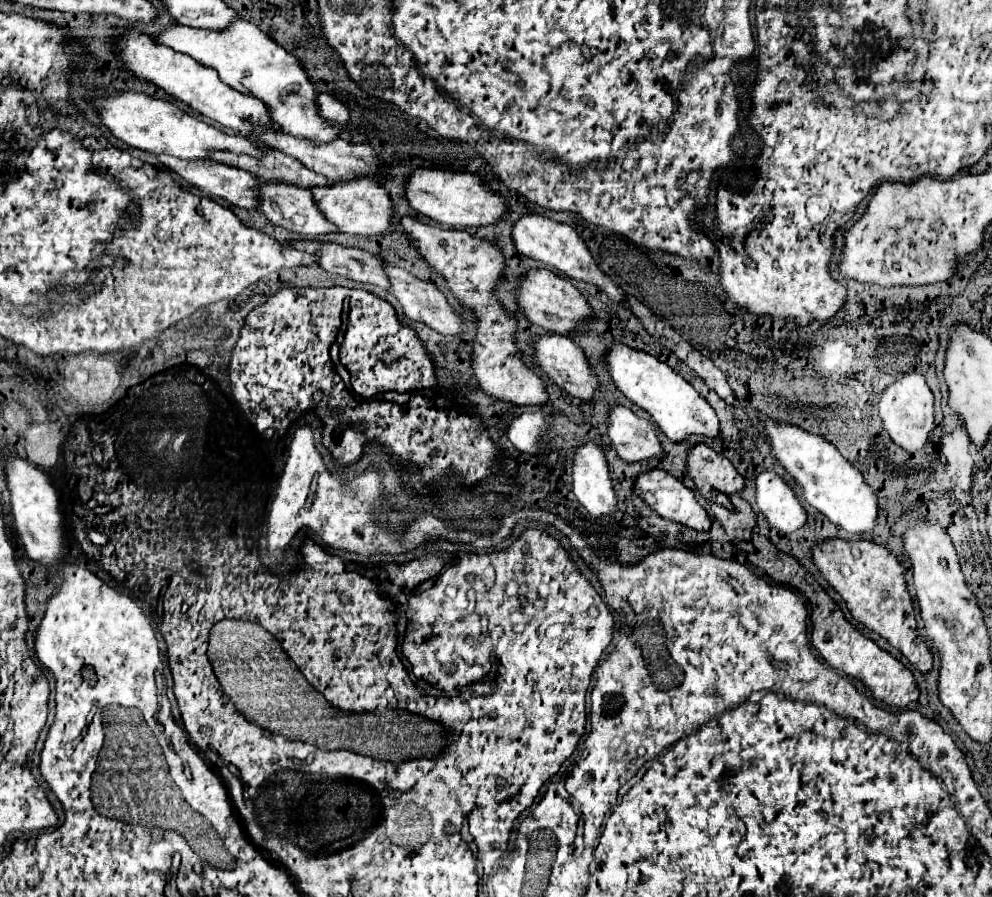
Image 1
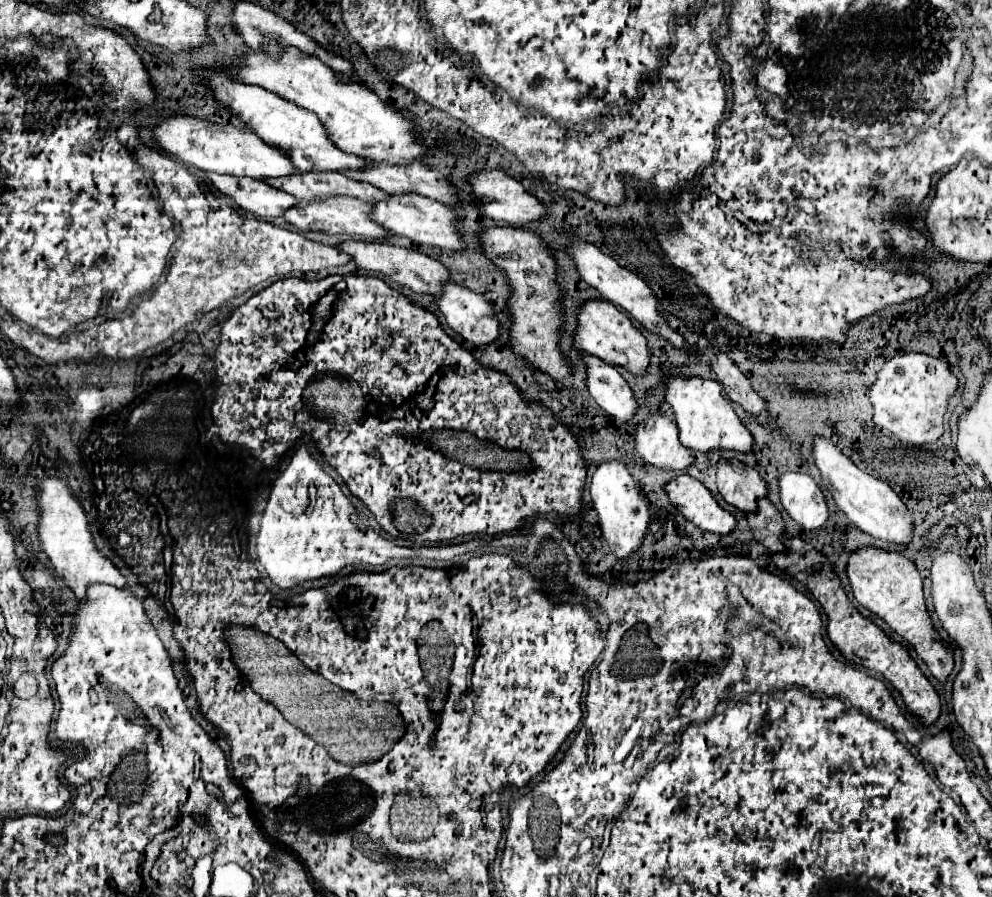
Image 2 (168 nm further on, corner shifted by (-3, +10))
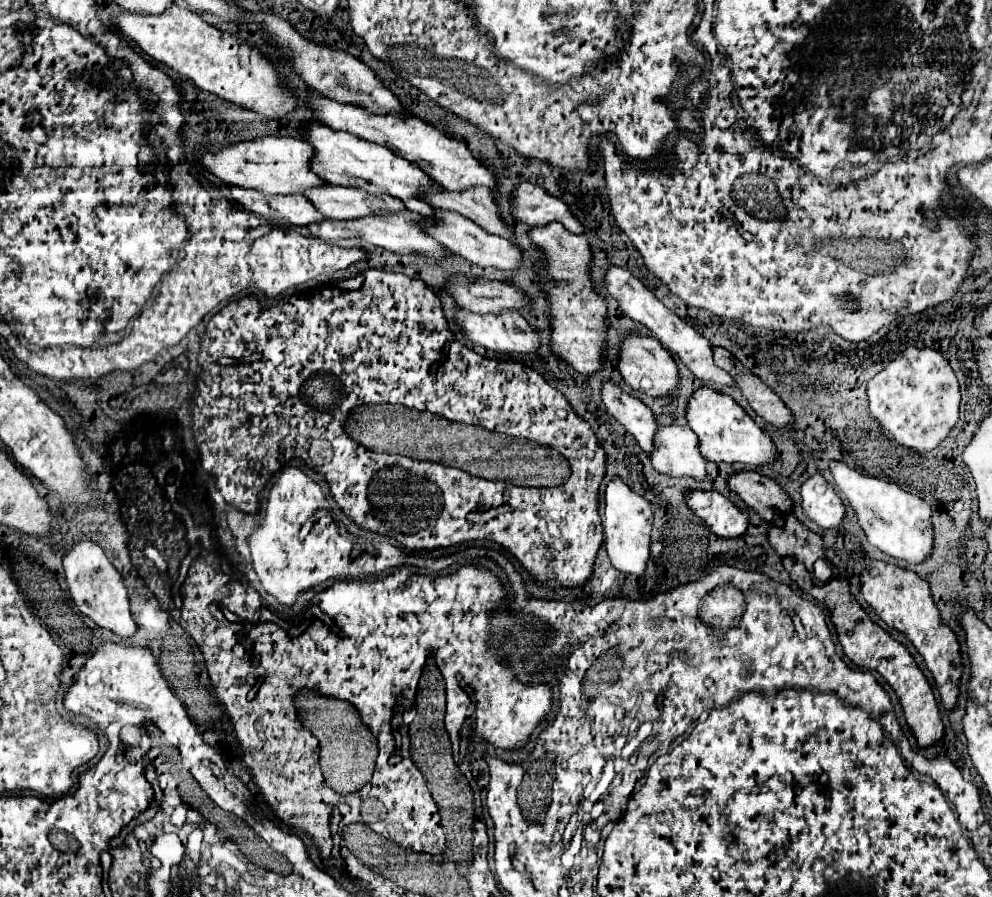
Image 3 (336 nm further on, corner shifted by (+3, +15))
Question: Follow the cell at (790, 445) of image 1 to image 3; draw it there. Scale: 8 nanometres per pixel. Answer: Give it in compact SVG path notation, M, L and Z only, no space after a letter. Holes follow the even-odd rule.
M830 463L834 481L840 489L840 495L854 507L860 527L864 529L868 543L878 547L890 557L902 559L906 563L918 565L924 563L934 549L934 531L932 531L932 509L930 505L916 497L906 493L900 485L888 483L878 477L862 475L854 469L850 469L846 463Z

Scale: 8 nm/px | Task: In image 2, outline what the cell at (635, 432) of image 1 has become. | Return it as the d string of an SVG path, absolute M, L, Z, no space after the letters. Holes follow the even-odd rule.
M650 414L634 426L634 450L644 462L660 468L686 470L692 464L692 452L678 440L676 422L668 416Z

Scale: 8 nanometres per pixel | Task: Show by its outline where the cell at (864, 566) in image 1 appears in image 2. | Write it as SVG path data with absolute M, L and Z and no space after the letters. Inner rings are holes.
M862 546L848 554L846 574L852 586L854 598L864 608L868 608L878 618L882 618L896 634L900 634L916 650L916 654L928 664L932 676L944 682L954 668L952 652L948 650L944 642L940 642L938 634L932 628L930 614L926 612L926 606L924 606L922 578L914 562L902 556L900 552L888 552L876 546Z

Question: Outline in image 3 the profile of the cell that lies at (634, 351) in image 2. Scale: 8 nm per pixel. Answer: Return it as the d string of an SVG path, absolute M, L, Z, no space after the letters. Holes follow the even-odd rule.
M628 335L622 345L622 355L620 355L620 373L624 381L640 393L646 393L654 399L658 397L672 397L678 387L678 367L674 363L674 357L670 355L668 349L664 349L656 339L652 337L642 337L642 335Z

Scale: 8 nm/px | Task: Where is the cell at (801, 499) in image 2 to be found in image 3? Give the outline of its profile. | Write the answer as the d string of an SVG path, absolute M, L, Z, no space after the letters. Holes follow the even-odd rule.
M814 475L802 485L802 507L824 529L840 527L846 513L842 499L822 475Z

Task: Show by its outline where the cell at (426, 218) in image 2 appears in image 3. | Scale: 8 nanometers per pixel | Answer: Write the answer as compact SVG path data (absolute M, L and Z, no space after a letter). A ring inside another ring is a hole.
M436 209L436 225L432 229L428 229L428 233L436 241L440 241L448 251L468 259L470 263L474 263L478 267L494 267L494 269L502 269L502 271L516 271L520 267L522 249L516 243L486 233L474 221L466 221L466 217L458 217L458 213L446 213L442 209Z

